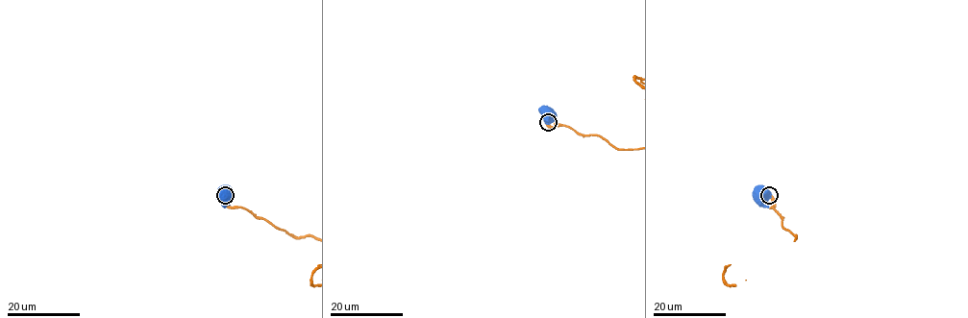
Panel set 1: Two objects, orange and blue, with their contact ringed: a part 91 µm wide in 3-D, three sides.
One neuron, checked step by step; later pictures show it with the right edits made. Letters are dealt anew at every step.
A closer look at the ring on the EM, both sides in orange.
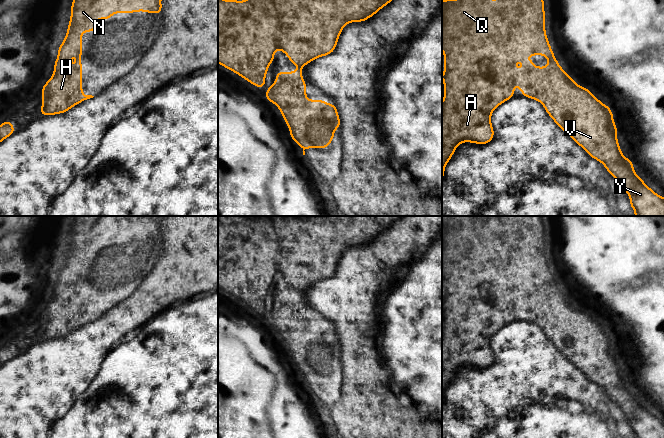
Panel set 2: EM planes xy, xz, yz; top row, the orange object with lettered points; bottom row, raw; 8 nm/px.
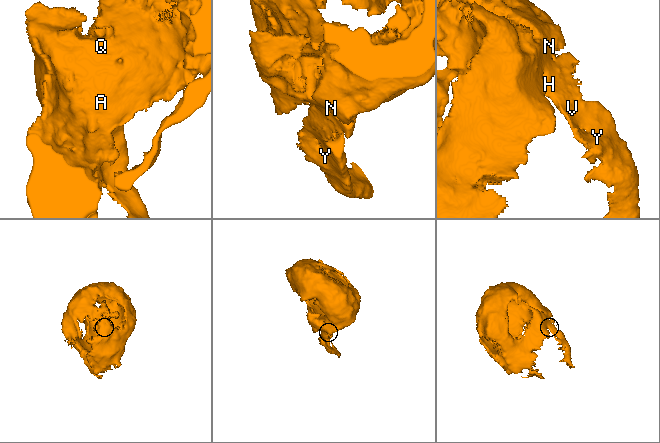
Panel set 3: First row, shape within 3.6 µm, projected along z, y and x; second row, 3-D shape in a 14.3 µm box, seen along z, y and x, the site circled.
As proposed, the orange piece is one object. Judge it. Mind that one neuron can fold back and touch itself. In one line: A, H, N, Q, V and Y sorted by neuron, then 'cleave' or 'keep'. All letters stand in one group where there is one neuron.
A H N Q V Y; keep

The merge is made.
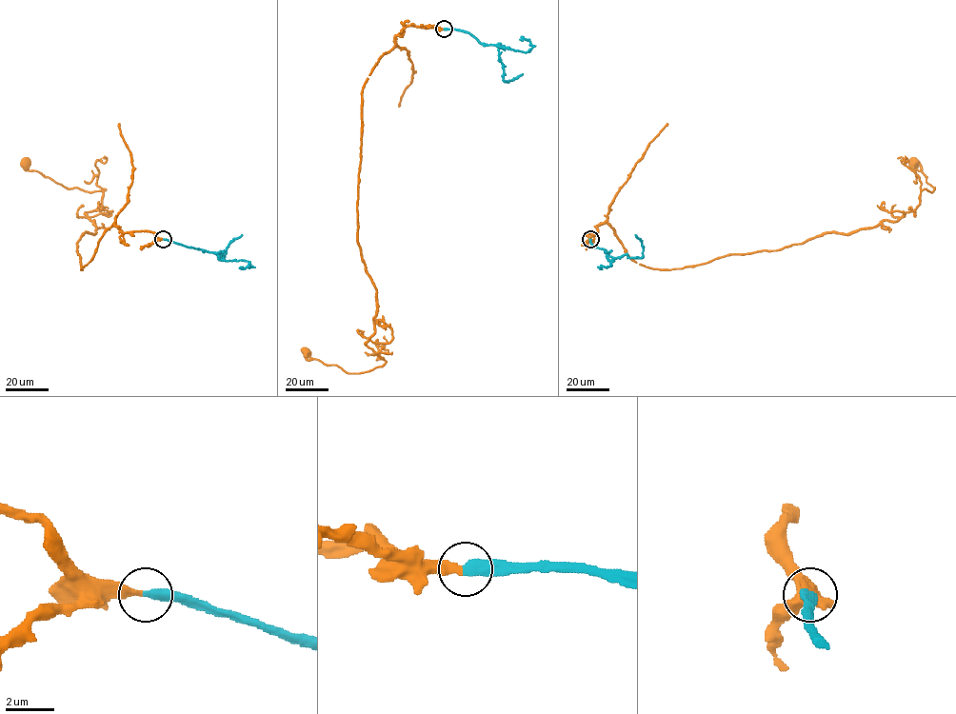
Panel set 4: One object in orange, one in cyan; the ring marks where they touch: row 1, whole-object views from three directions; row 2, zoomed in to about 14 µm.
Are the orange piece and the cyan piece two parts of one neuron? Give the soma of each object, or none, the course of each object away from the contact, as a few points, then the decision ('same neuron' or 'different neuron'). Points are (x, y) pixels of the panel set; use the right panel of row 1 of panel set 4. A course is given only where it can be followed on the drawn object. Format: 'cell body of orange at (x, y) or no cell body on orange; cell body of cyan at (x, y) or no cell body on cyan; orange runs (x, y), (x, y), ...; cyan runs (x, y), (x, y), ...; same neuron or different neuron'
cell body of orange at (913, 163); no cell body on cyan; orange runs (590, 239), (607, 223), (636, 262), (668, 269), (780, 250), (897, 221), (934, 188), (913, 164); cyan runs (590, 239), (594, 247), (603, 248), (614, 258), (625, 254), (641, 257), (643, 246), (635, 235); same neuron

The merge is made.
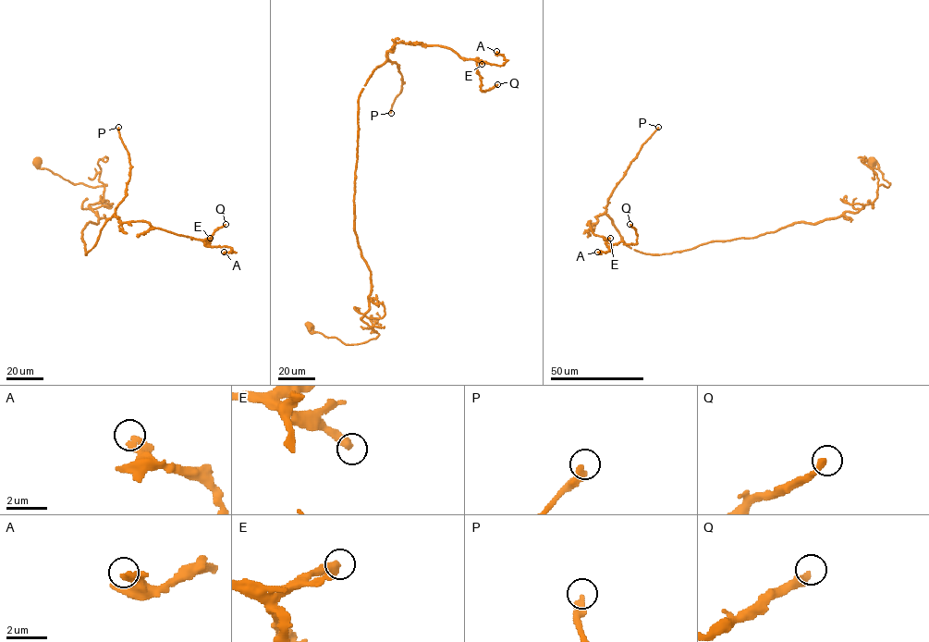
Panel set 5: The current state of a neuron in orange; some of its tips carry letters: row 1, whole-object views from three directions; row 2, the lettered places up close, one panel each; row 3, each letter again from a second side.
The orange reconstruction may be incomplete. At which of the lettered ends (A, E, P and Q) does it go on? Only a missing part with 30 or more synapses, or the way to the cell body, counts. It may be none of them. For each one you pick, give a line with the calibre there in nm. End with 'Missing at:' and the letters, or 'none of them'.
P: Thickness 320 nm
Missing at: P

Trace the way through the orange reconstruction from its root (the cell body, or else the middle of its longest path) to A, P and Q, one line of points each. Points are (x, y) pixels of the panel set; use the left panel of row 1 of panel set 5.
A: (36, 162), (106, 185), (85, 254), (115, 214), (224, 252)
P: (36, 162), (74, 184), (106, 185), (89, 205), (98, 220), (82, 230), (85, 254), (126, 196), (118, 127)
Q: (36, 162), (106, 185), (85, 254), (115, 214), (204, 244), (226, 224)

